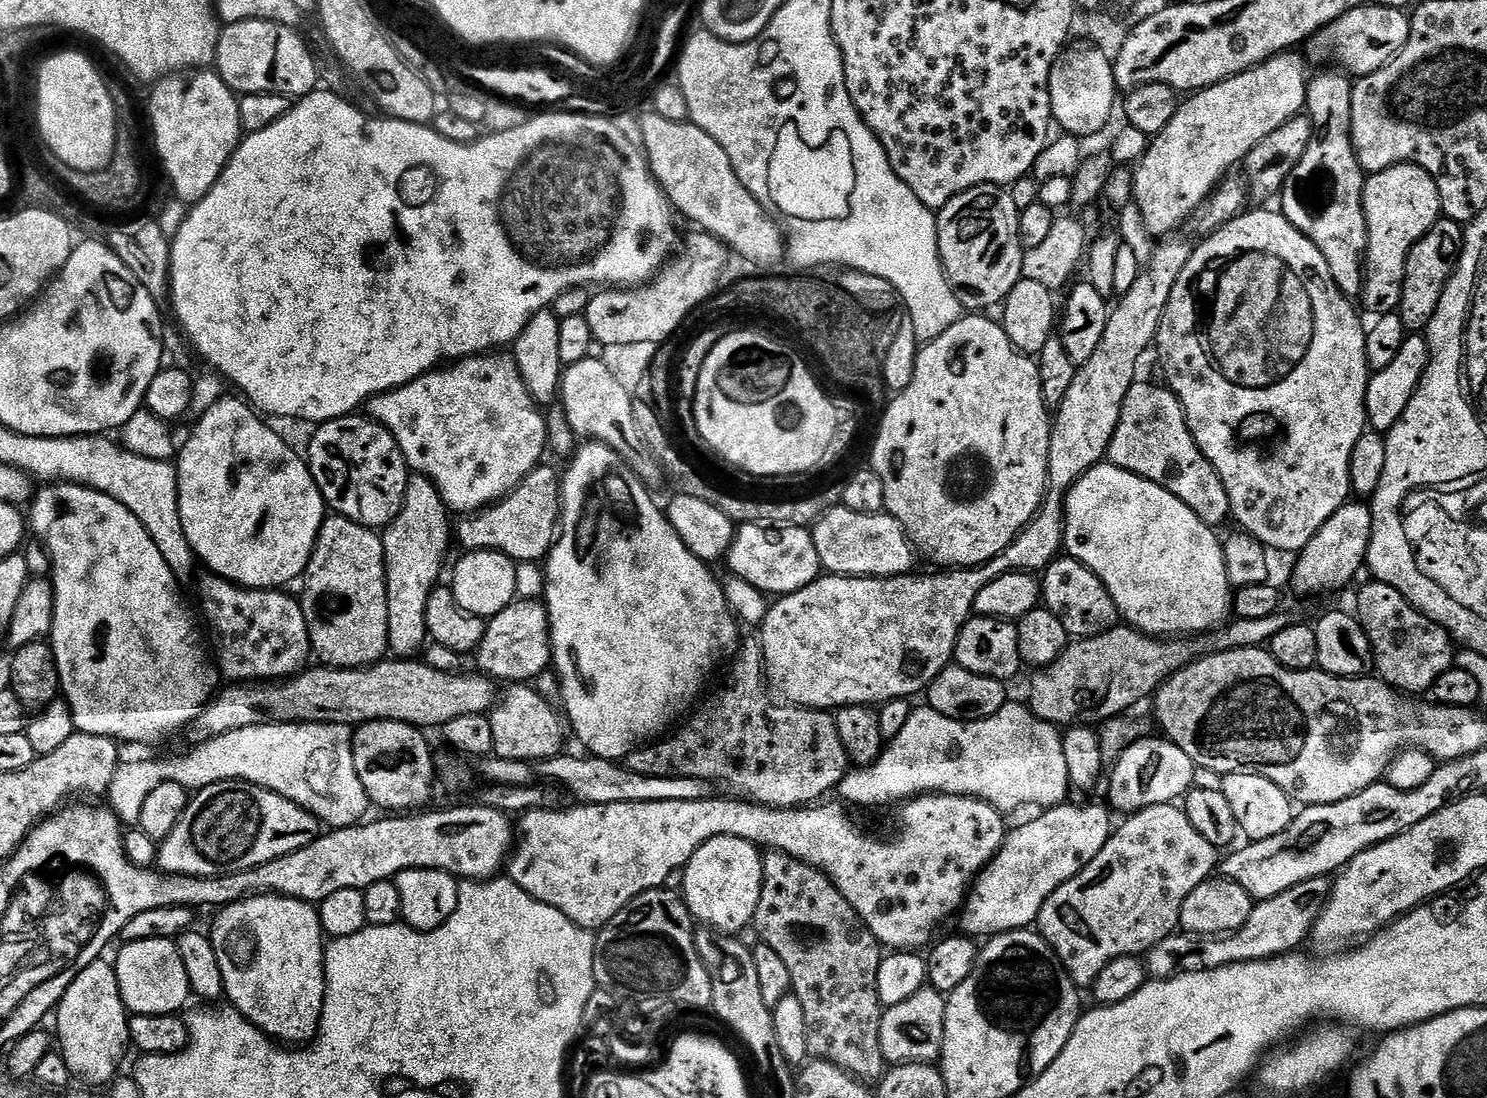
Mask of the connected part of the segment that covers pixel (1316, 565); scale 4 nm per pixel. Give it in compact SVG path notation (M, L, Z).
M1349 502L1335 512L1310 538L1310 542L1305 548L1300 549L1298 559L1300 565L1296 568L1296 576L1300 581L1297 582L1296 588L1304 596L1316 596L1319 592L1336 592L1339 588L1344 588L1356 575L1359 574L1360 568L1365 567L1368 559L1368 539L1372 536L1372 510L1367 503Z

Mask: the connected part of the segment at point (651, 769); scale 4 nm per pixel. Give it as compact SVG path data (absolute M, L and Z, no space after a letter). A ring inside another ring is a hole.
M759 639L747 640L743 641L739 649L740 661L733 666L732 673L728 676L729 688L722 689L701 712L693 711L692 721L685 728L677 727L667 738L631 752L626 758L626 767L643 776L677 776L711 780L717 785L729 784L738 791L735 793L743 794L749 801L774 808L811 805L823 797L820 796L823 792L828 792L831 788L833 791L850 770L848 755L838 738L836 717L828 710L799 706L779 708L768 697L770 688L766 683L764 649L761 648Z

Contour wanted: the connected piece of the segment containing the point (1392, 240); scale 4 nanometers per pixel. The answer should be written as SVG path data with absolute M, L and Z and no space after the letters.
M1415 162L1393 164L1380 172L1371 173L1364 181L1364 217L1368 227L1368 246L1366 263L1363 265L1364 281L1362 283L1363 311L1371 314L1392 314L1397 311L1400 300L1400 288L1404 278L1404 266L1408 251L1416 240L1433 227L1442 216L1440 195L1434 178Z

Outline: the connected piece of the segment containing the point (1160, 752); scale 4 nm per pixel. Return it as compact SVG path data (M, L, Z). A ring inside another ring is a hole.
M1145 738L1129 745L1111 765L1112 777L1108 780L1107 803L1113 809L1131 814L1143 808L1170 804L1188 795L1197 776L1197 767L1192 759L1167 738Z

